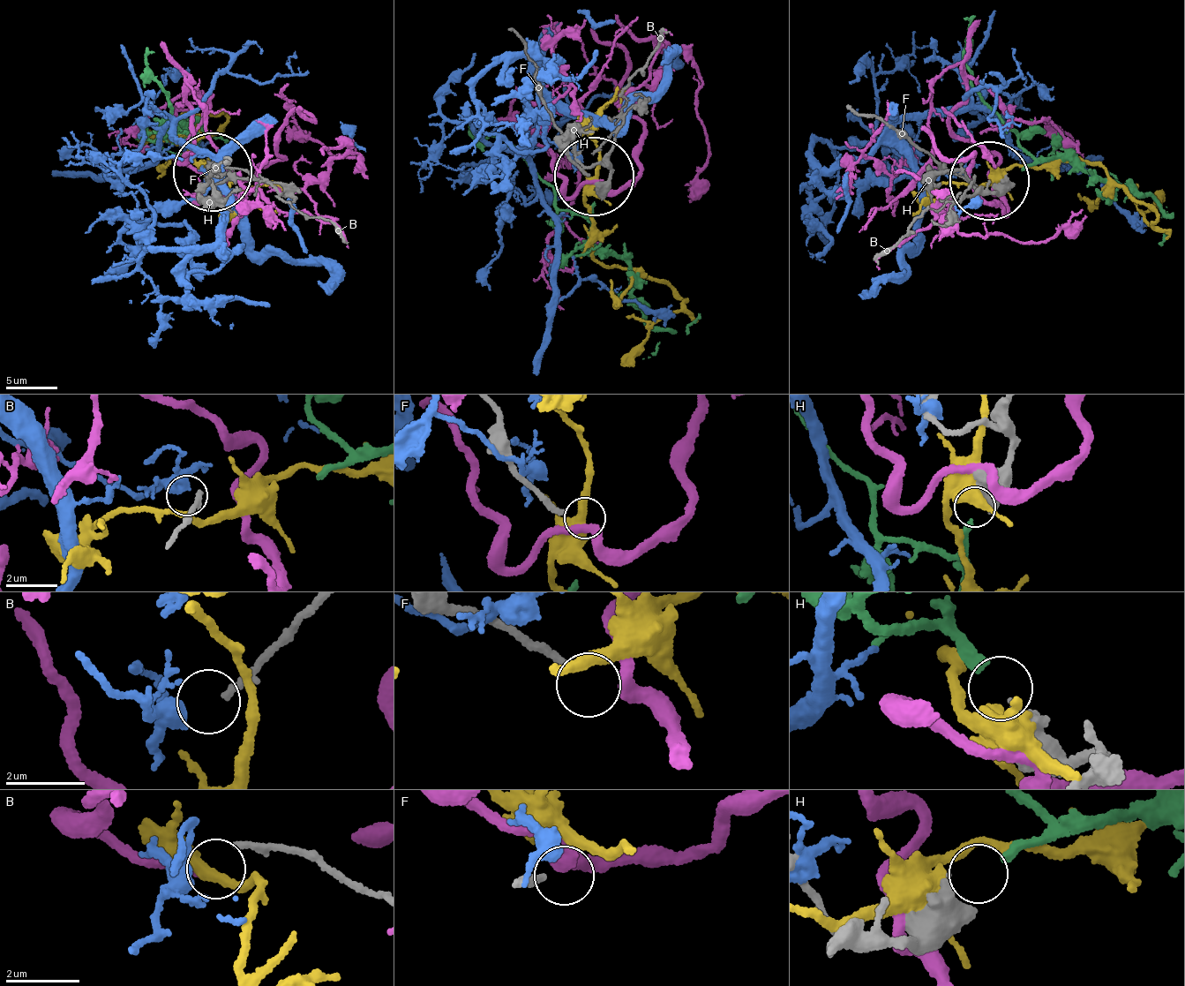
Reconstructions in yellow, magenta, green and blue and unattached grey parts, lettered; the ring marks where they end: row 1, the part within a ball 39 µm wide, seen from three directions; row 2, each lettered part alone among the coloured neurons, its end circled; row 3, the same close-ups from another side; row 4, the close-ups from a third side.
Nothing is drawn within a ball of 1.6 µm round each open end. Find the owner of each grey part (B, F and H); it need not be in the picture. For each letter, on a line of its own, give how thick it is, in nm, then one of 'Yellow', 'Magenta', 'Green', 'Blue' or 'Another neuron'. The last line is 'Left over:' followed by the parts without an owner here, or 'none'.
B: Thickness 160 nm. Blue
F: Thickness 200 nm. Another neuron
H: Thickness 380 nm. Green
Left over: F

